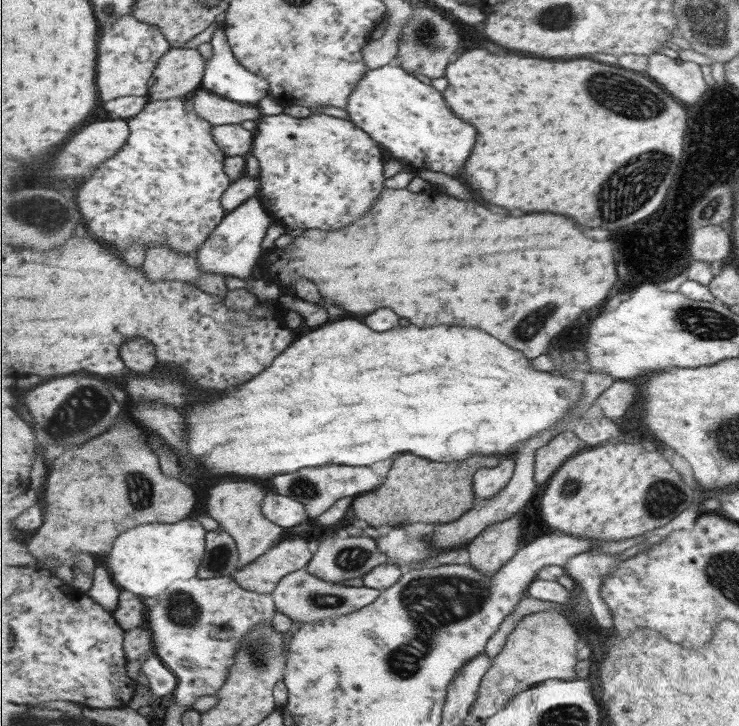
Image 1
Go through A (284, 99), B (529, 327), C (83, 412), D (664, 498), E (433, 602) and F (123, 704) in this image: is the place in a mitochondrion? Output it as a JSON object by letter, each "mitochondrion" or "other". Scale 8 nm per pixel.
{"A":"other","B":"mitochondrion","C":"mitochondrion","D":"mitochondrion","E":"mitochondrion","F":"other"}

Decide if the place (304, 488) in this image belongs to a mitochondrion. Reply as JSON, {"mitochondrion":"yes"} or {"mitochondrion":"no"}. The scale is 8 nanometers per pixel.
{"mitochondrion":"yes"}

